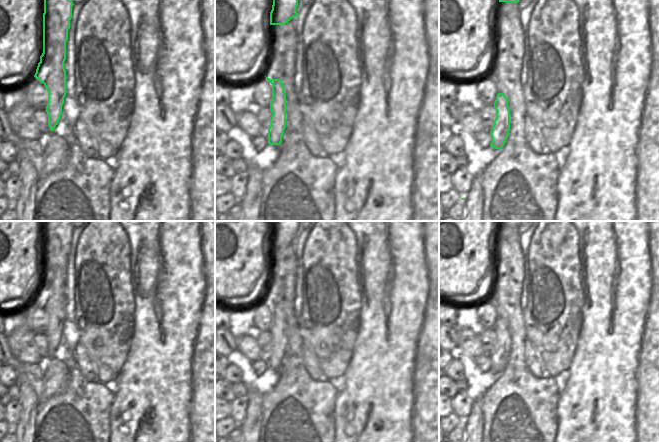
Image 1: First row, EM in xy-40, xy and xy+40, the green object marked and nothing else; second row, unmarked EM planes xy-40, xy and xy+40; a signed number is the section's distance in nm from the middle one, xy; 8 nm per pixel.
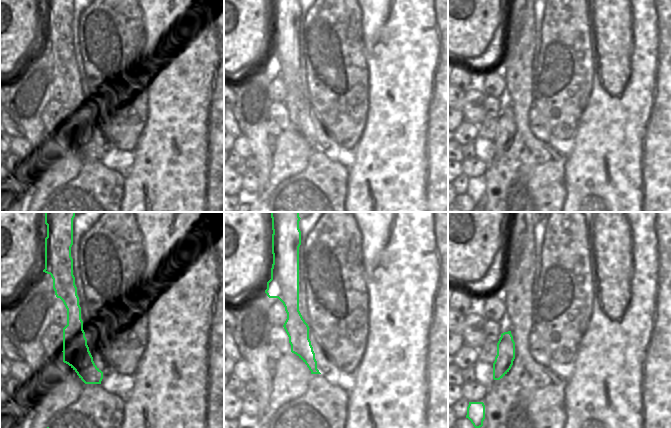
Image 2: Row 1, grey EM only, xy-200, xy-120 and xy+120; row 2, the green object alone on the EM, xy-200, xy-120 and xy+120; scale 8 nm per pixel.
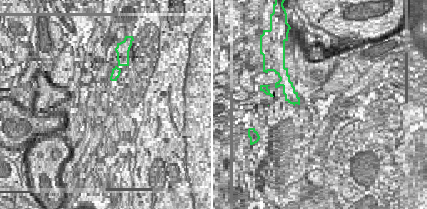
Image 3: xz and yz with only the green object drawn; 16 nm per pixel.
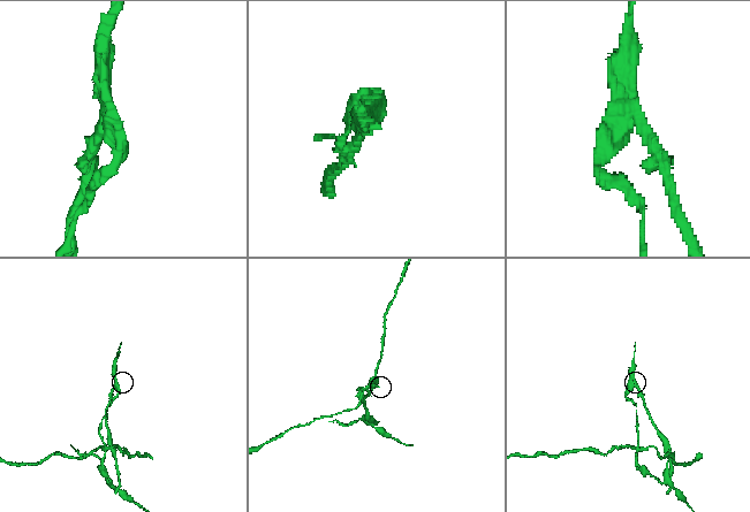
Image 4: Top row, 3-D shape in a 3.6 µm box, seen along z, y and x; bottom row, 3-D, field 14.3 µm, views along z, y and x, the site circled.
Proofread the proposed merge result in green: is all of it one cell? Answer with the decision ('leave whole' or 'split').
split

